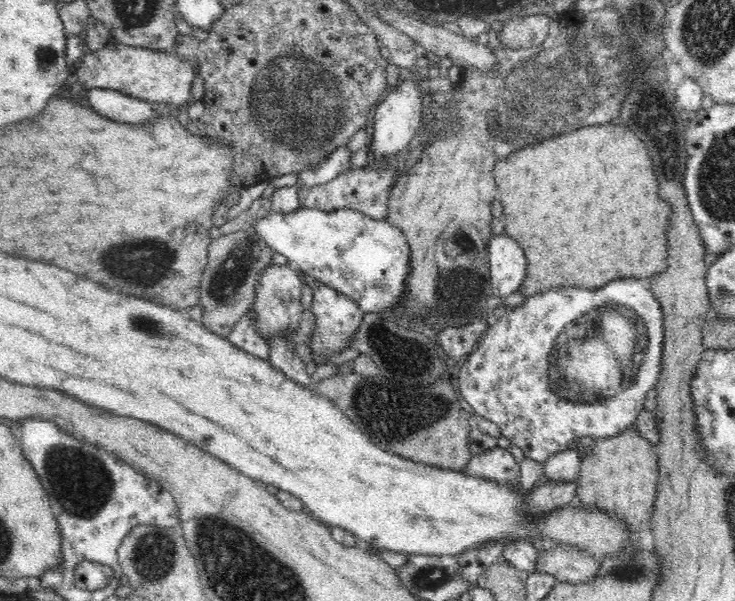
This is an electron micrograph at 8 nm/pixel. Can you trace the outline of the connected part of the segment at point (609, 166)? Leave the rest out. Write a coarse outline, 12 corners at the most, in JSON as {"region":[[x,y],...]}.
{"region":[[617,123],[494,165],[524,297],[666,270],[672,207]]}

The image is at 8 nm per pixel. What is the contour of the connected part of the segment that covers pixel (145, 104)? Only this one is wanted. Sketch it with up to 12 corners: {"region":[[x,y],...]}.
{"region":[[101,88],[86,96],[100,116],[122,124],[156,118],[150,101]]}

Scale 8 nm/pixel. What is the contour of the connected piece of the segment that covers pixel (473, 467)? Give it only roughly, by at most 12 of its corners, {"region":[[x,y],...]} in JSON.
{"region":[[498,446],[474,453],[465,472],[494,483],[520,482],[519,464]]}

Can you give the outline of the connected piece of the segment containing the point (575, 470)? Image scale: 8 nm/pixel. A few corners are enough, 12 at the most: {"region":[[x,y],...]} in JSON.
{"region":[[576,450],[554,453],[544,478],[575,482],[581,469]]}

